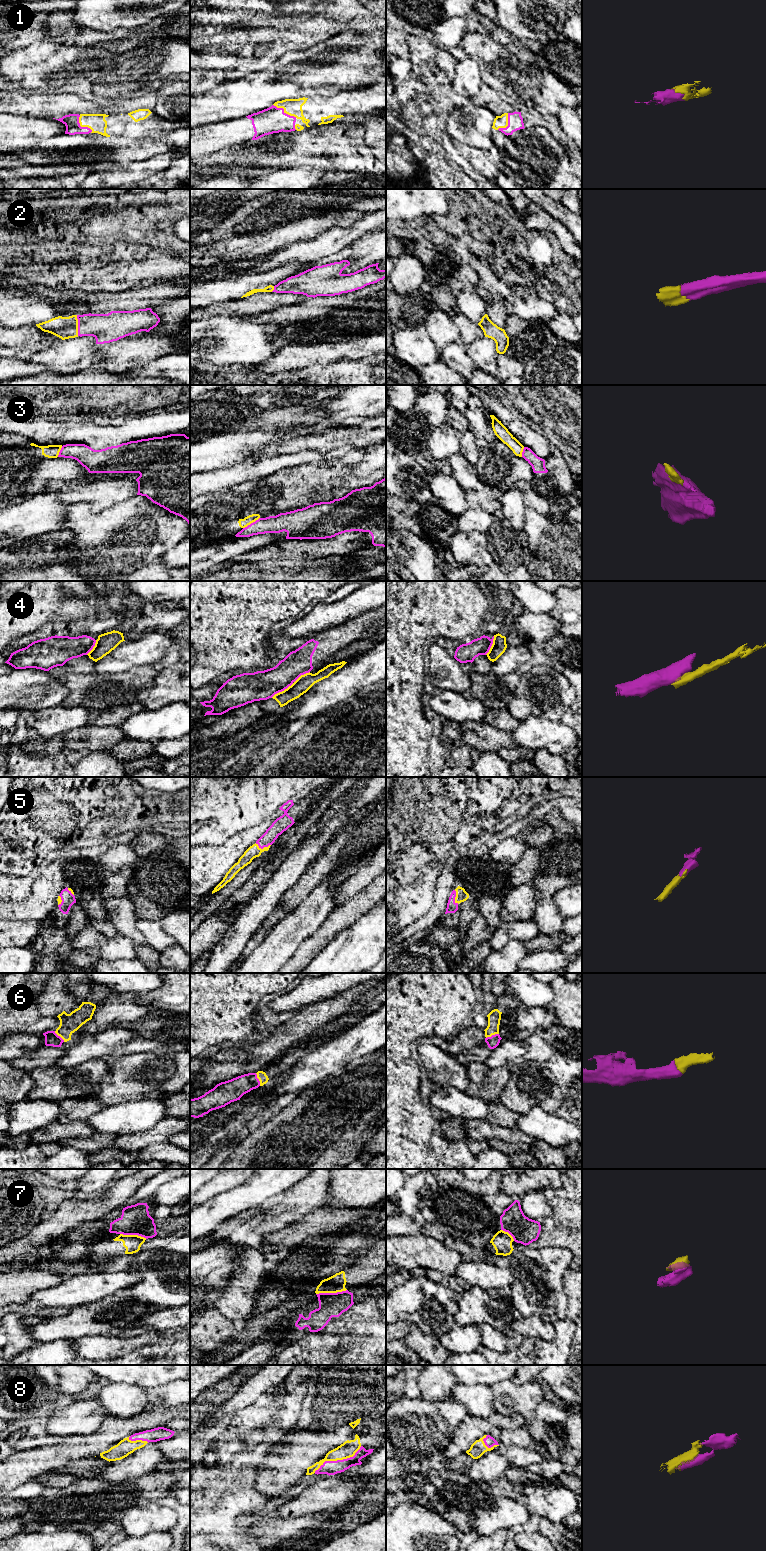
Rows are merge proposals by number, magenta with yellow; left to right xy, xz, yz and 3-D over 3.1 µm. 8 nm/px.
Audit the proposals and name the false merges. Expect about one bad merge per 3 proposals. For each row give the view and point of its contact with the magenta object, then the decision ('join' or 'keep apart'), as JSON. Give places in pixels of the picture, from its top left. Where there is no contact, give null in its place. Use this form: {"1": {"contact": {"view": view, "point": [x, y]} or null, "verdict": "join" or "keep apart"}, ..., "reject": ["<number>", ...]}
{"1": {"contact": {"view": "xz", "point": [283, 111]}, "verdict": "join"}, "2": {"contact": {"view": "xy", "point": [78, 325]}, "verdict": "join"}, "3": {"contact": {"view": "xz", "point": [251, 523]}, "verdict": "keep apart"}, "4": {"contact": {"view": "xz", "point": [290, 685]}, "verdict": "keep apart"}, "5": {"contact": {"view": "xz", "point": [263, 847]}, "verdict": "join"}, "6": {"contact": {"view": "xz", "point": [258, 1079]}, "verdict": "join"}, "7": {"contact": {"view": "xz", "point": [331, 1293]}, "verdict": "keep apart"}, "8": {"contact": {"view": "xz", "point": [338, 1460]}, "verdict": "join"}, "reject": ["3", "4", "7"]}

